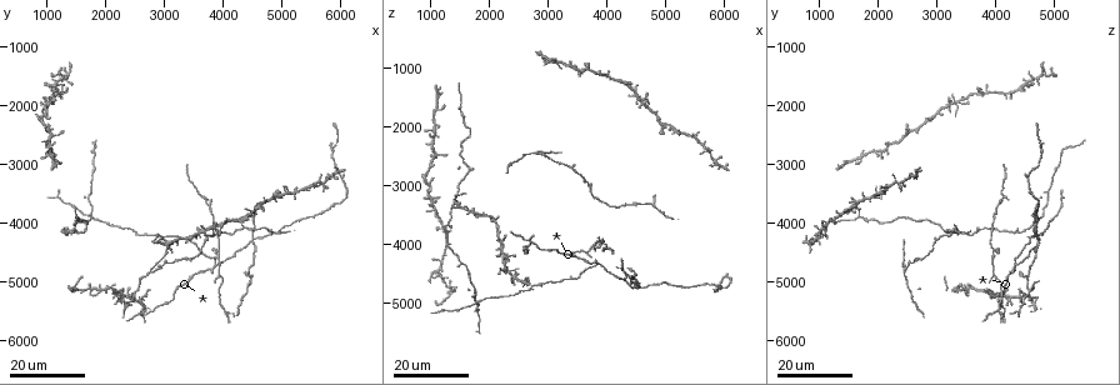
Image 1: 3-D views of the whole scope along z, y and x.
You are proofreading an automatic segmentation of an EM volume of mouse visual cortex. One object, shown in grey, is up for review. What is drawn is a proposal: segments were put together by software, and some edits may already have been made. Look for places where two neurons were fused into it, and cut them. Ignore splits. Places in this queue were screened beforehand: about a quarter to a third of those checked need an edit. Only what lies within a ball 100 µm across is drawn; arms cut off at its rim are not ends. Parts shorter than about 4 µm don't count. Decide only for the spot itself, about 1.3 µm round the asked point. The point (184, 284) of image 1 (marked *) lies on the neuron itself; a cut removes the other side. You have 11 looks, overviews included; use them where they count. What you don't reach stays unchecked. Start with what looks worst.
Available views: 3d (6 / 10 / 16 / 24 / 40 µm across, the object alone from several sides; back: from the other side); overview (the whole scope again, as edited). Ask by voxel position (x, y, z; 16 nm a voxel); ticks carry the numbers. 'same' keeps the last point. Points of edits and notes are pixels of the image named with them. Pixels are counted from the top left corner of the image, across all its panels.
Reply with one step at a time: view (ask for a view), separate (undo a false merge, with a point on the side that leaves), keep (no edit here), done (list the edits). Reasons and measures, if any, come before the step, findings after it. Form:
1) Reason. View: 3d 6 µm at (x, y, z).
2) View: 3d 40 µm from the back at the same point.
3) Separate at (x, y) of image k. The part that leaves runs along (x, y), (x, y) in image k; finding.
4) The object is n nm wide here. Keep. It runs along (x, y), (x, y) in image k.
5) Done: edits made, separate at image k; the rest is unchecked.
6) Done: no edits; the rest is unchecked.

Side arm on a straight run. View: 3d 16 µm at (2800, 4800, 2450).

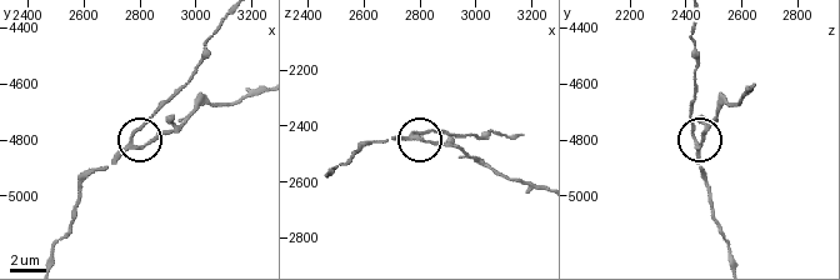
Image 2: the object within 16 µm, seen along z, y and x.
View: 3d 10 µm at (2760, 4810, 2450).

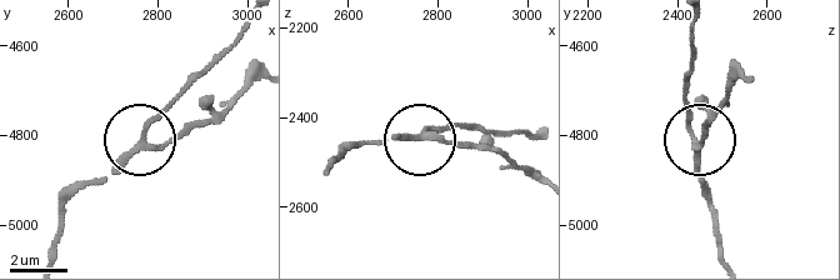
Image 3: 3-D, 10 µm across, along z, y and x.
3 arms meet here. Separate at (155, 120) of image 3. The part that leaves runs along (129, 155), (150, 121), (246, 21) in image 3; a second neuron is stuck on.

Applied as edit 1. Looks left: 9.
Arms part here. View: 3d 16 µm at (4800, 4150, 3250).

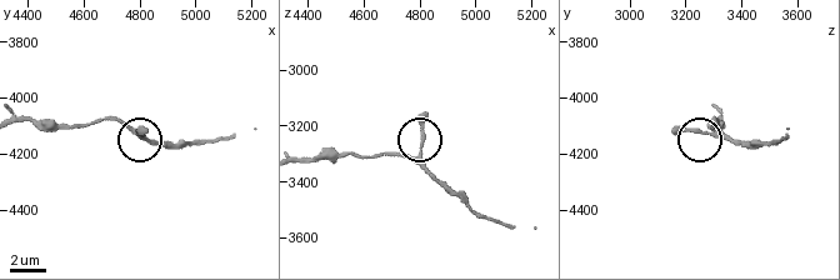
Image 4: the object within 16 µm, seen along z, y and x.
View: 3d 6 µm at (4800, 4120, 3290).

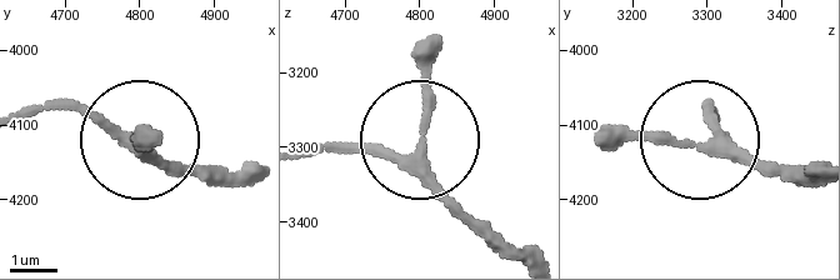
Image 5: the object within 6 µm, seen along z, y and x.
Other side. View: 3d 6 µm from the back at (4795, 4130, 3300).

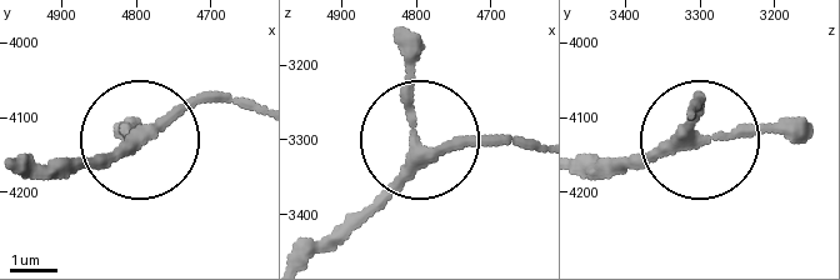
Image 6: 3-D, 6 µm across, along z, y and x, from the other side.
The object is 230 nm wide here. Keep. One neuron here.

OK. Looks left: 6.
Four or more arms meet. View: 3d 24 µm at (4450, 4350, 4700).

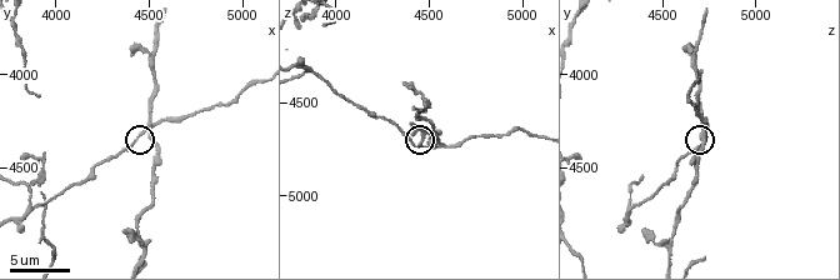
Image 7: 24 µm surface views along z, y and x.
Zoom in. View: 3d 10 µm at (4500, 4320, 4720).

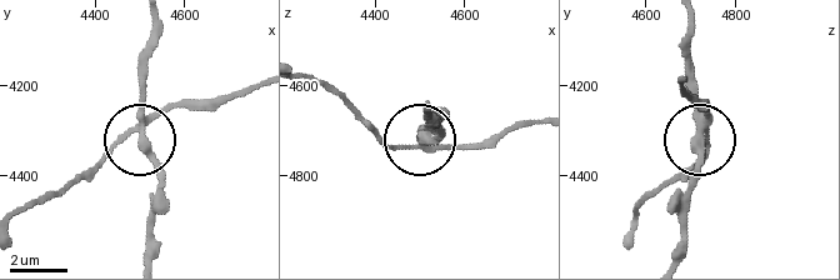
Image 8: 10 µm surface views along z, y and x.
The object is 270 nm wide here. Separate at (154, 160) of image 8. The part that leaves runs along (138, 121), (140, 148), (159, 184), (153, 255) in image 8; a second neuron is stuck on.

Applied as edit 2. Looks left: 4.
View: overview.

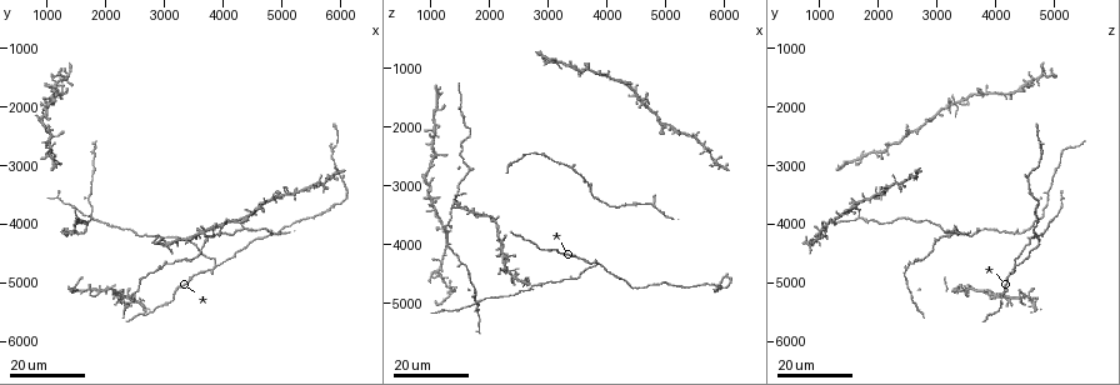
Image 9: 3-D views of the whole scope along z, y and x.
A fork. View: 3d 24 µm at (3900, 4700, 4300).

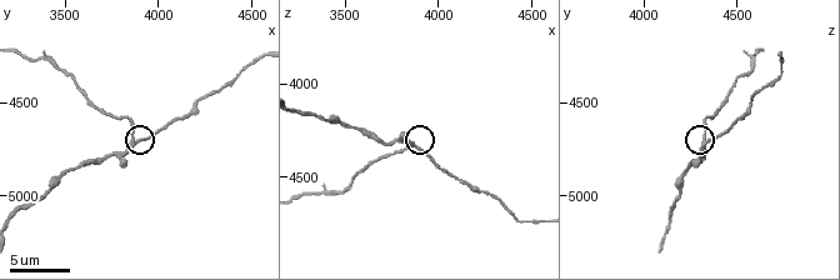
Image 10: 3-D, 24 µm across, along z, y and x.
View: 3d 6 µm at (3880, 4700, 4340).

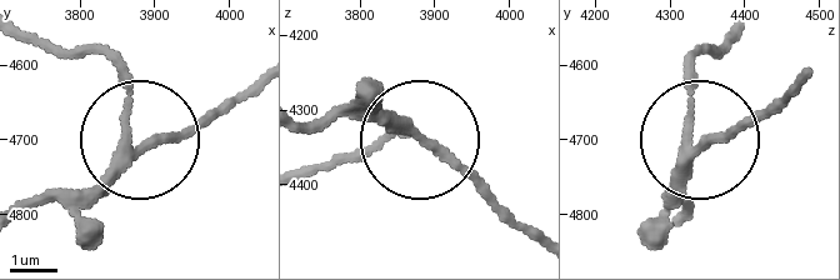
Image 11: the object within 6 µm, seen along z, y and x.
The object is 200 nm wide here. Keep. It runs along (306, 121), (390, 114), (505, 213) in image 11; all the same neuron.

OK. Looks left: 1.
Done: edits made, separate at image 3, separate at image 8; the rest is unchecked.

